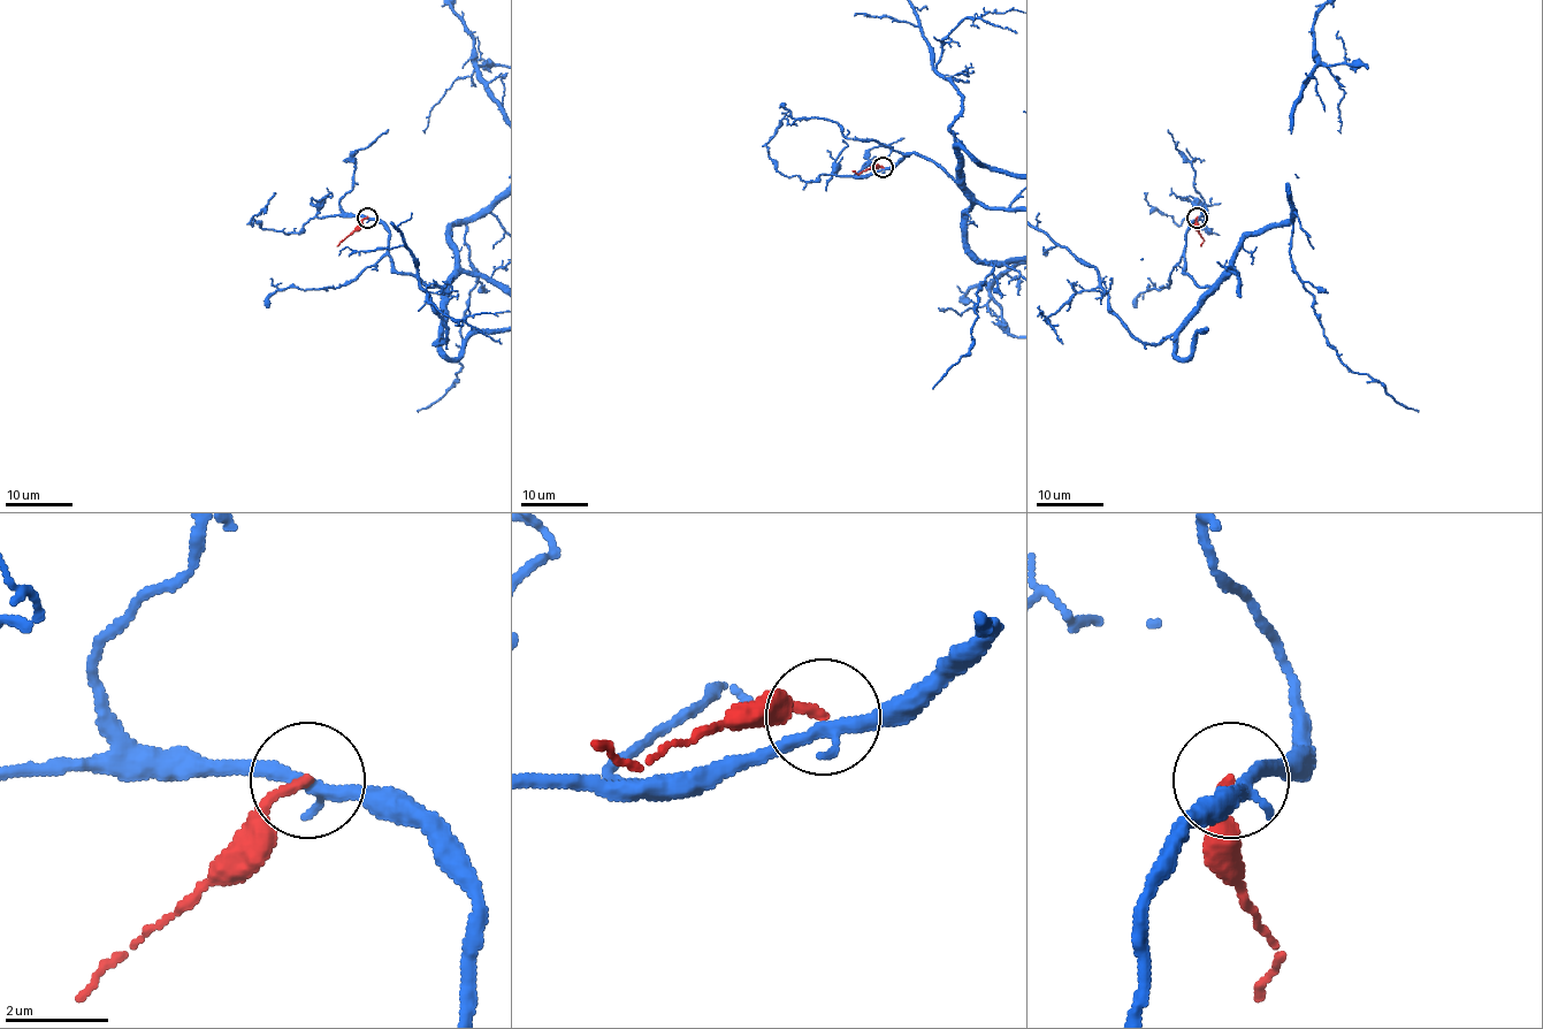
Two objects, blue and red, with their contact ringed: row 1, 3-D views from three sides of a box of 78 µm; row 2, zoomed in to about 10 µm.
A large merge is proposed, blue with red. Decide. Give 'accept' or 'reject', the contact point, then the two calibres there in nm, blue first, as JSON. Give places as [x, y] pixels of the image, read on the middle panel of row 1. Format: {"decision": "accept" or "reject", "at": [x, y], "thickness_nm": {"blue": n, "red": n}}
{"decision": "reject", "at": [883, 167], "thickness_nm": {"blue": 280, "red": 180}}

